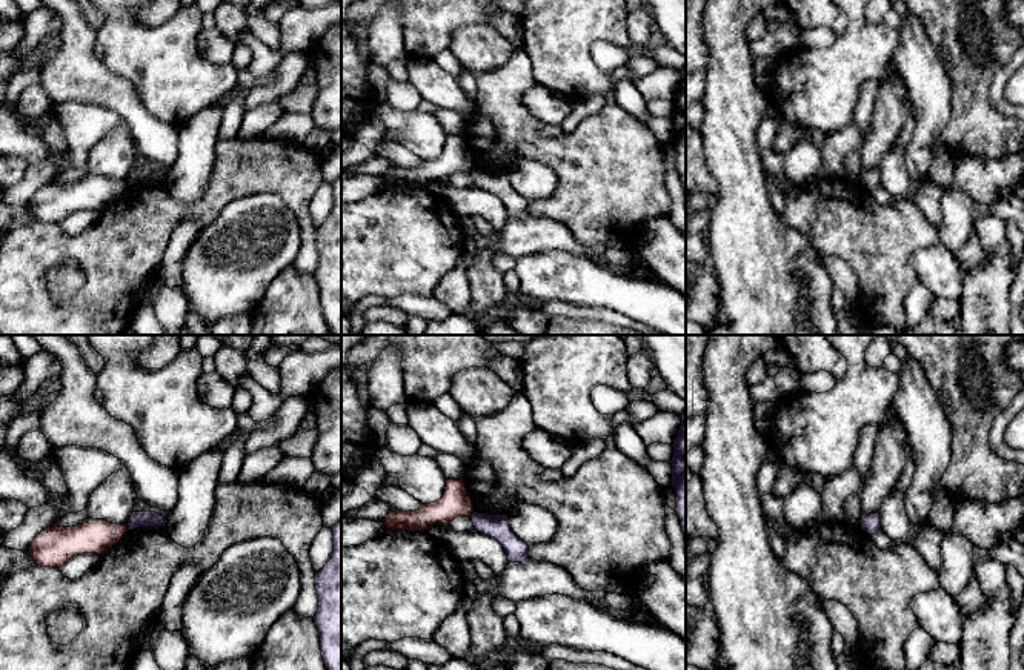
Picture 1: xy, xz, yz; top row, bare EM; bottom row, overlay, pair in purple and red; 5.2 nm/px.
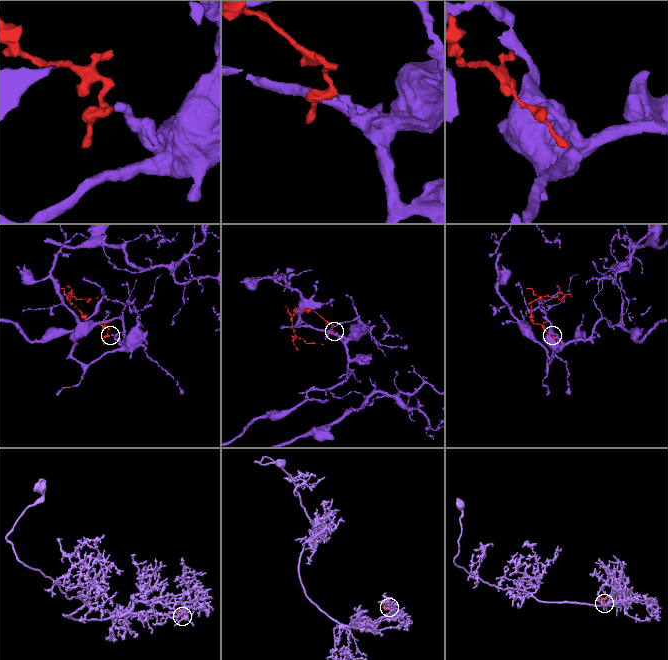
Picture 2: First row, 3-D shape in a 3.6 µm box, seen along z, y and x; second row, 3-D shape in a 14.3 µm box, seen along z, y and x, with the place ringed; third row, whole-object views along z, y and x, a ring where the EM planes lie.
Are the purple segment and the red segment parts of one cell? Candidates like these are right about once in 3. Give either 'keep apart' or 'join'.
keep apart

